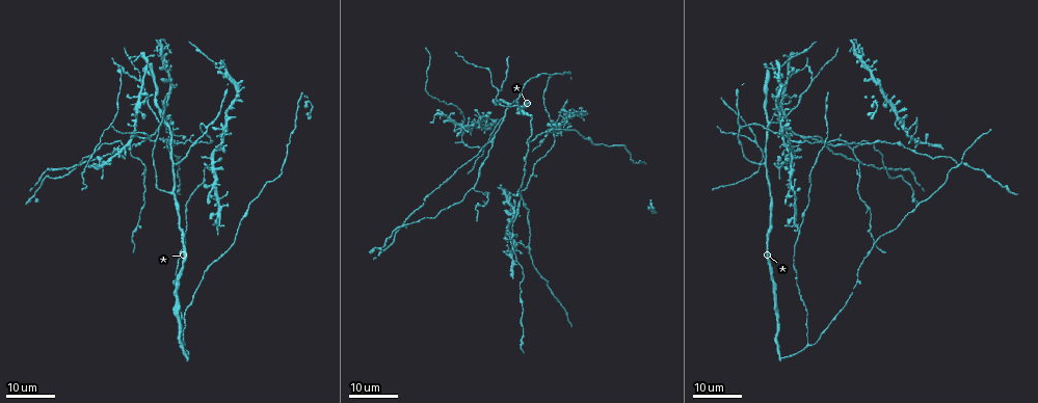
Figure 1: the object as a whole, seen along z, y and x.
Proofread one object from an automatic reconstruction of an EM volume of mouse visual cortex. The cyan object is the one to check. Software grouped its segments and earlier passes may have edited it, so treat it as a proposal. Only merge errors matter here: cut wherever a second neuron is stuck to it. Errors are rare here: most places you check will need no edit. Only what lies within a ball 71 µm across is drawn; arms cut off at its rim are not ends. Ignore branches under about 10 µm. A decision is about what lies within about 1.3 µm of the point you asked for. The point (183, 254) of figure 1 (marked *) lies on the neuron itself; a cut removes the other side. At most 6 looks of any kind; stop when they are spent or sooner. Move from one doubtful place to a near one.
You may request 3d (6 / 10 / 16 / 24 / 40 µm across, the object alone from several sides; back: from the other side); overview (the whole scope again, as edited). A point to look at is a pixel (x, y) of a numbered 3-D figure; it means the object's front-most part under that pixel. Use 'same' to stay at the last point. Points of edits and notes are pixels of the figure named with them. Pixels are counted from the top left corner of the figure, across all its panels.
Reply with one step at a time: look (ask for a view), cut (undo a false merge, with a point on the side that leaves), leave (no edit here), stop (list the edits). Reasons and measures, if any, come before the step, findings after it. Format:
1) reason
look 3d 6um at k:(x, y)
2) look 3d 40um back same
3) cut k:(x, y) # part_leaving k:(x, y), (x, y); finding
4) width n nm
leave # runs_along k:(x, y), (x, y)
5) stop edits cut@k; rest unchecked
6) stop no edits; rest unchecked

three-way junction
look 3d 24um at 1:(498, 87)

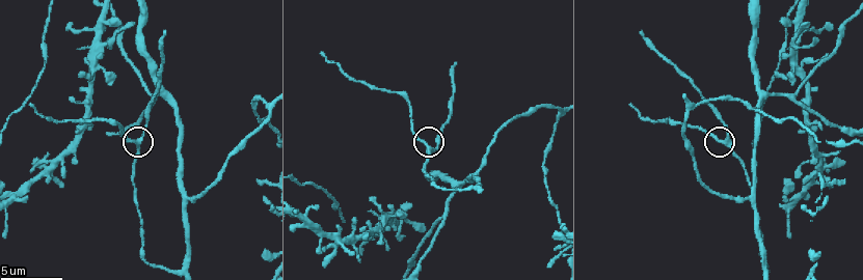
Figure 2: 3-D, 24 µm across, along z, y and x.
closer look
look 3d 10um at 2:(721, 141)

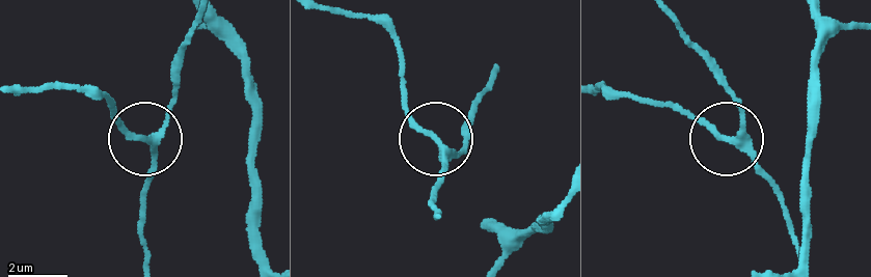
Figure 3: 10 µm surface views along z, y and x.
zoom in
look 3d 6um at 3:(150, 138)

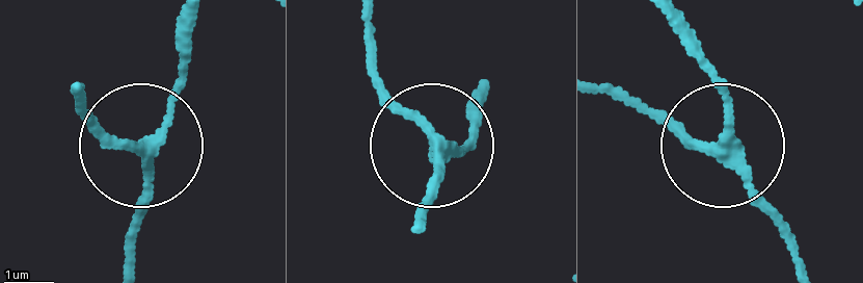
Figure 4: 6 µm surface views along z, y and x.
arms 3
leave # runs_along 4:(130, 263), (142, 151), (188, 56); continuous, no second neuron

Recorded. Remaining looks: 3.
arms part here
look 3d 10um at 2:(793, 101)

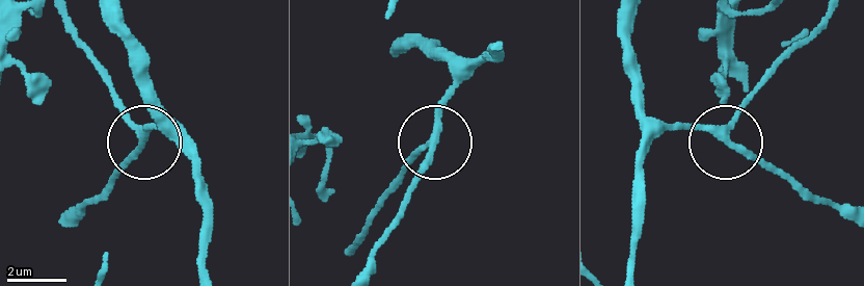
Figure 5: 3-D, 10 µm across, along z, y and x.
width 220 nm
leave # runs_along 5:(496, 51), (466, 73), (439, 110), (427, 170), (402, 212); all the same neuron

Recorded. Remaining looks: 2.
stop no edits; rest unchecked

